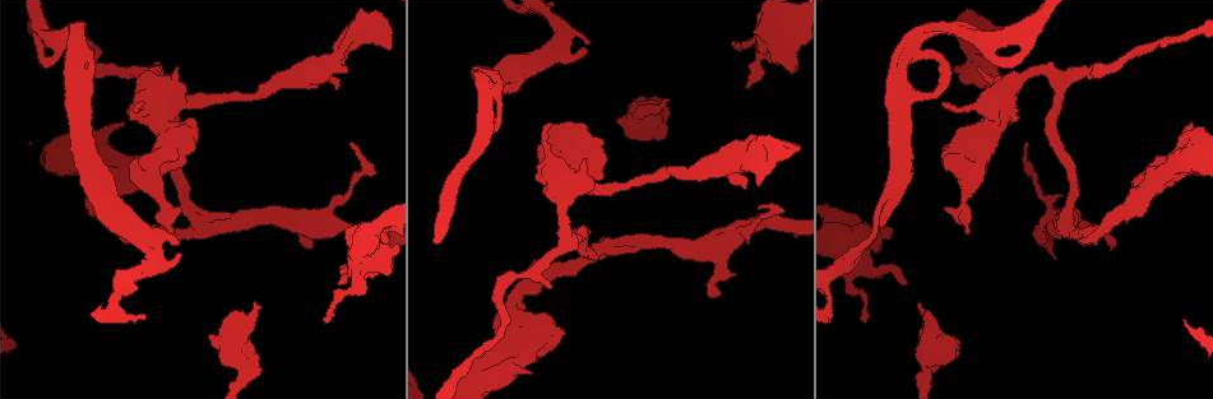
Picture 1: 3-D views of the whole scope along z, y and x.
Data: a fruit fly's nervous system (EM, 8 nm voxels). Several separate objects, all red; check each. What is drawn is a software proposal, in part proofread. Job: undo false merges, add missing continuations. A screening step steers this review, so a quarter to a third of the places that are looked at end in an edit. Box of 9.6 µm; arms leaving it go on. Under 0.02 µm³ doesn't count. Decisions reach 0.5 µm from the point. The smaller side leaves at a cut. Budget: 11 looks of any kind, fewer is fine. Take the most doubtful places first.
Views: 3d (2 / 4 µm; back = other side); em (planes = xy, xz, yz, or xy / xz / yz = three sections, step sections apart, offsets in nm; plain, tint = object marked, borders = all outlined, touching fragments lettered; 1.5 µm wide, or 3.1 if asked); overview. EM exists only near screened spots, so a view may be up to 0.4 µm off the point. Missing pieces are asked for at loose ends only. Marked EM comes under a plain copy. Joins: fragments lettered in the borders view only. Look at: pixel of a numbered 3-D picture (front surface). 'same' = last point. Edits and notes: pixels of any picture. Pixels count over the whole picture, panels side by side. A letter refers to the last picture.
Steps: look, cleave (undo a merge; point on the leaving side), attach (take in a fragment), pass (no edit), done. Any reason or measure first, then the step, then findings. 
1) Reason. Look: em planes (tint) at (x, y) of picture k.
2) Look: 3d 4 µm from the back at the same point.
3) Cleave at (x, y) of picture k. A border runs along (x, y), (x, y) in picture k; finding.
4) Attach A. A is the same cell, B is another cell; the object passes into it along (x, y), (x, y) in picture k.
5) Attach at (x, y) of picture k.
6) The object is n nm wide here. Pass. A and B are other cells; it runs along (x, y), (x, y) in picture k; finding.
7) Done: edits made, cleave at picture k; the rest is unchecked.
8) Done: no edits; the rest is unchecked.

Sudden change in width. Look: em xz step 4 (tint) at (191, 104) of picture 1.

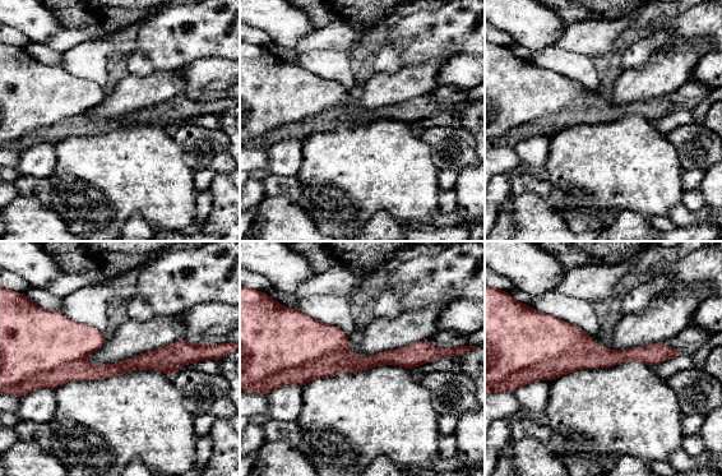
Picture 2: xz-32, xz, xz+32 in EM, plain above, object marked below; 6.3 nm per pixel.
Look: em planes (tint) at the same point.

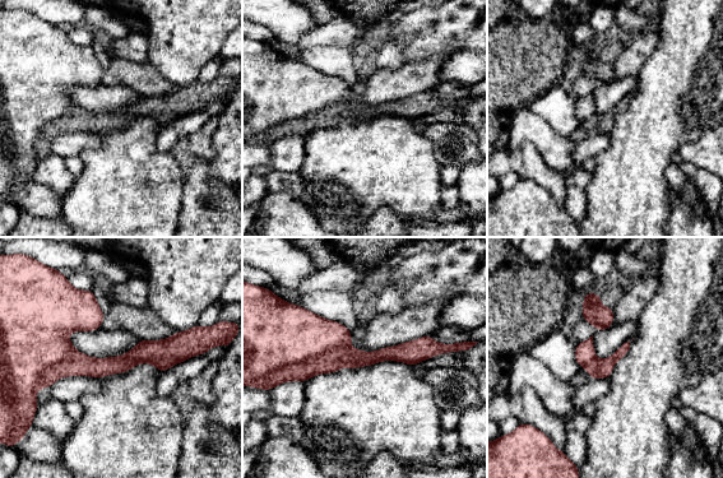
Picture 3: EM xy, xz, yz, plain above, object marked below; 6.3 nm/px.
Look: em planes (borders) at the same point.

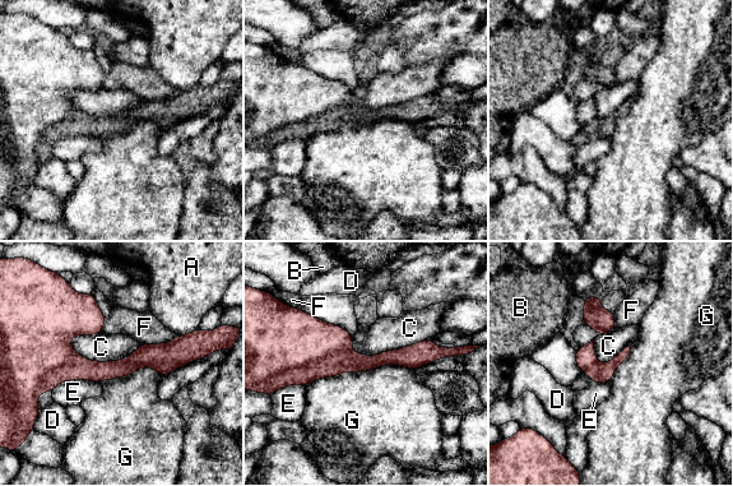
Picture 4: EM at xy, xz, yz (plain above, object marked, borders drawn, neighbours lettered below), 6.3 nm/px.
Cleave at (346, 360) of picture 4. A, B, C, D, E, F and G are other cells; two neurons meet here.

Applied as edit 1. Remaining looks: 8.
Touches itself. Look: em planes (borders) at (886, 213) of picture 1.

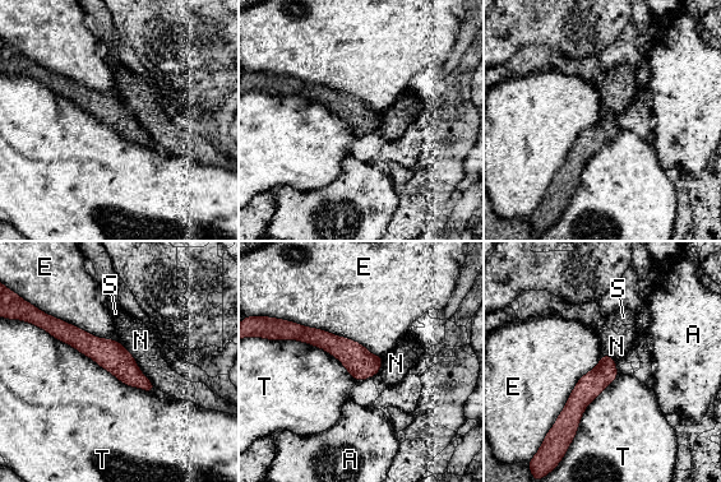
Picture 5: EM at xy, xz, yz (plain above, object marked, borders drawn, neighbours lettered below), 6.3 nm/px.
Pass. A, E, N, S and T are other cells; a border runs along (285, 319), (351, 338), (382, 356) in picture 5; continuous, no second neuron.

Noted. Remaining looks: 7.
Redraw. Look: overview.

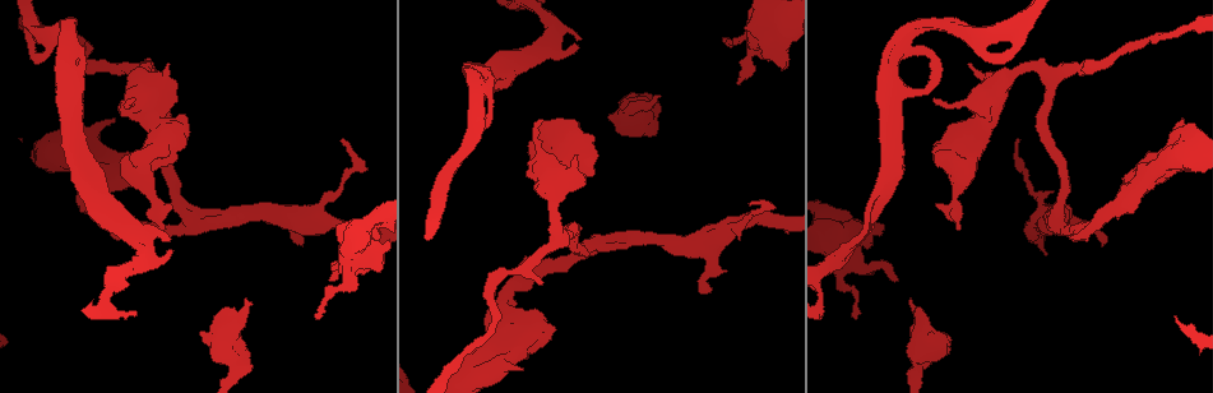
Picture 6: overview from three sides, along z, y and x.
An open end. Look: 3d 4 µm at (881, 58) of picture 6.

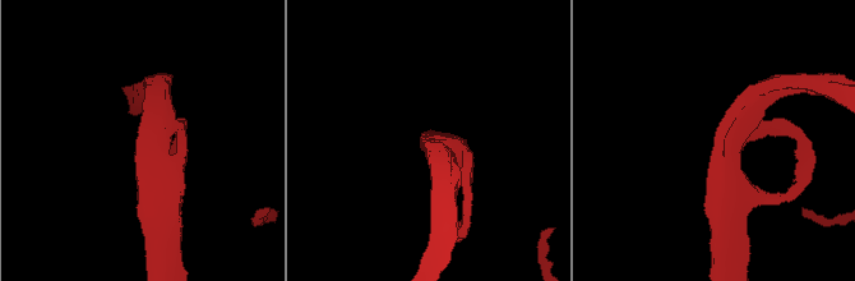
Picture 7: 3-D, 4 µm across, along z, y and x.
Now the EM. Look: em yz step 4 (tint) at (147, 144) of picture 7.

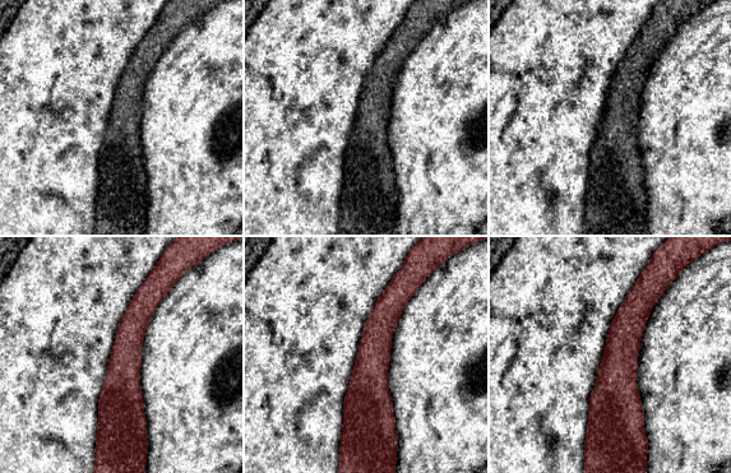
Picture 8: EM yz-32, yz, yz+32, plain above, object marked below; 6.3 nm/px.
Look: em xy step 4 (borders) at the same point.

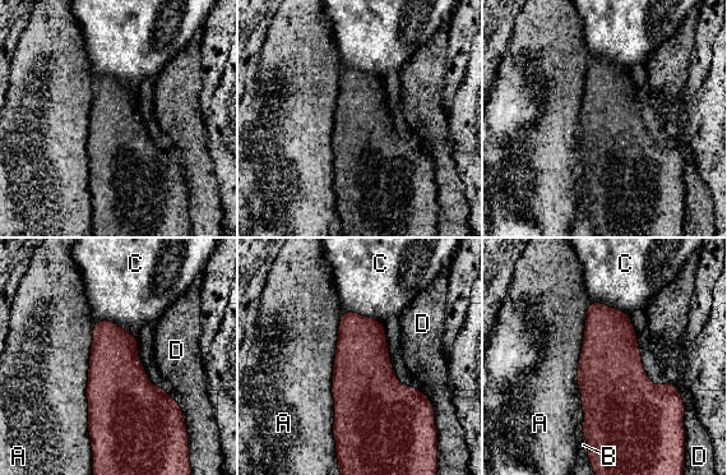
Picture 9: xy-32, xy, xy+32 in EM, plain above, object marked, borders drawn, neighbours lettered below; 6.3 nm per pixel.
Pass. A, B, C and D are other cells; a border runs along (95, 323), (111, 321), (138, 340) in picture 9; no lettered fragment goes on from it.

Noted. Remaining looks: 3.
Done: edits made, cleave at picture 4; the rest is unchecked.

